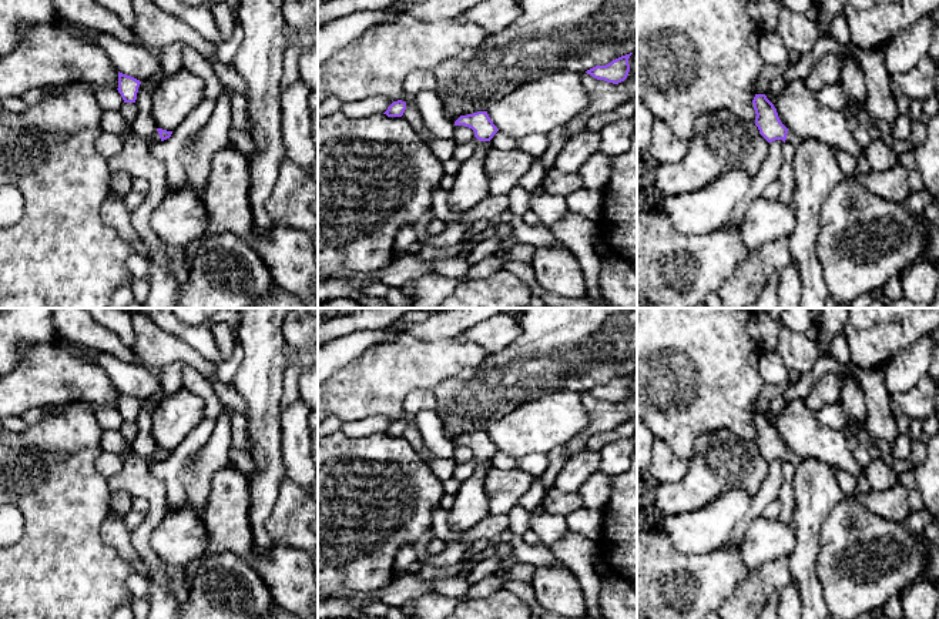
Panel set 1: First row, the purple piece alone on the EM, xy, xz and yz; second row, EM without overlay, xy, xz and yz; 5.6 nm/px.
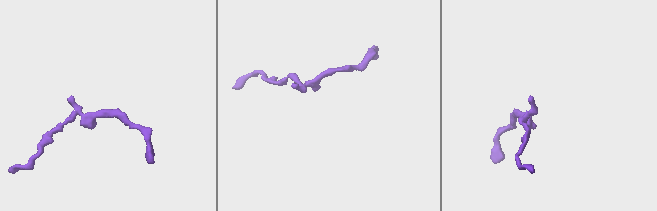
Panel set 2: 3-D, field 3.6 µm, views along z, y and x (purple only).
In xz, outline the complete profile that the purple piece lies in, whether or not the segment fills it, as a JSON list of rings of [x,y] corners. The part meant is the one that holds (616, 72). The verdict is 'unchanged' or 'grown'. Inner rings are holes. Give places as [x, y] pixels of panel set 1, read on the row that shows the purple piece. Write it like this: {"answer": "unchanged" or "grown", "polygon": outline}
{"answer": "unchanged", "polygon": [[[633,53],[621,56],[606,66],[596,66],[586,73],[597,80],[618,84],[624,81],[630,71],[628,58]]]}

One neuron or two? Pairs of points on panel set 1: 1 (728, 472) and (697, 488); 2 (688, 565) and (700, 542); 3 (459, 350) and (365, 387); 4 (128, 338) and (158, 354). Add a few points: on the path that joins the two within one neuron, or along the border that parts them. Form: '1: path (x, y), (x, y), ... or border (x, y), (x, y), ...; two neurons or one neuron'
1: path (721, 472), (713, 472), (704, 481); one neuron
2: border (667, 535), (680, 552), (707, 554), (725, 545); two neurons
3: path (436, 361), (429, 364), (405, 364), (388, 371); one neuron
4: border (130, 323), (134, 331), (134, 345), (131, 348); two neurons

